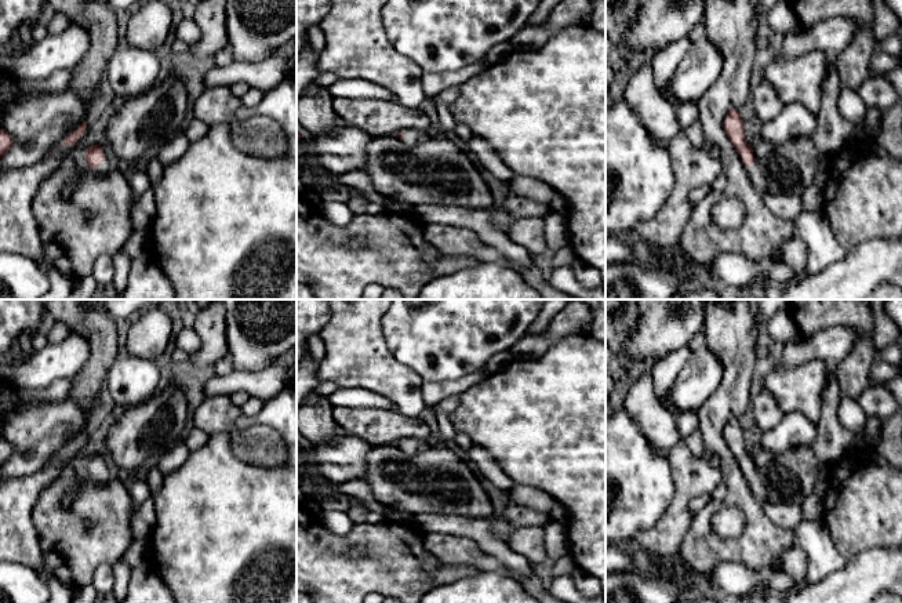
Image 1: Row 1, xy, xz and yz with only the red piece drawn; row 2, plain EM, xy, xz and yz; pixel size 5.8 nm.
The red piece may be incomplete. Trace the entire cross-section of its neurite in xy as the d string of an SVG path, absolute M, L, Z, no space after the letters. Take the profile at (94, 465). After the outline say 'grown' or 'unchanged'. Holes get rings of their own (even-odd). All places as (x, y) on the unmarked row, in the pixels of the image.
M91 454L86 458L86 469L88 476L98 484L106 483L112 477L110 469L106 468L102 461L103 455L101 454Z | grown

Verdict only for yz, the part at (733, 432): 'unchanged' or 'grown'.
grown

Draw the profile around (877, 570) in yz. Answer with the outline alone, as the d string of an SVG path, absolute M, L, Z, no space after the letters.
M872 548L826 578L805 584L782 603L872 603L880 593L902 597L902 548Z

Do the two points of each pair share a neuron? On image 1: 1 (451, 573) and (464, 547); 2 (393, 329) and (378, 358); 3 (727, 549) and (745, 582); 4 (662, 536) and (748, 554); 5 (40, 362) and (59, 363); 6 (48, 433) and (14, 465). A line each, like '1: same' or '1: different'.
1: different
2: different
3: different
4: different
5: same
6: same

